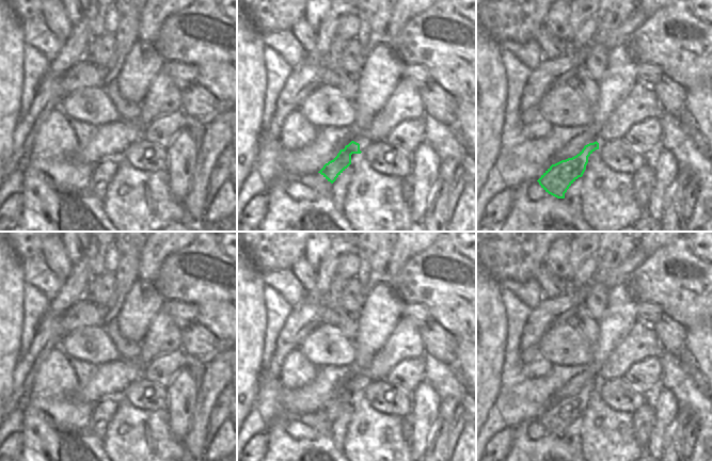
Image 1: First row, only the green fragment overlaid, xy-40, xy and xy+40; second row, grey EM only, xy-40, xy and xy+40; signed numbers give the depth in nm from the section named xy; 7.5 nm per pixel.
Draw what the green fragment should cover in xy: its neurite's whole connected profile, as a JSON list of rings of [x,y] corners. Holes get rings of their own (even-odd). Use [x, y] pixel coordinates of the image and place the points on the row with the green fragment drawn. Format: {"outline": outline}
{"outline": [[[351,141],[344,149],[339,150],[333,160],[326,163],[318,173],[320,173],[328,181],[333,184],[336,178],[351,164],[351,155],[361,153],[360,144]]]}

